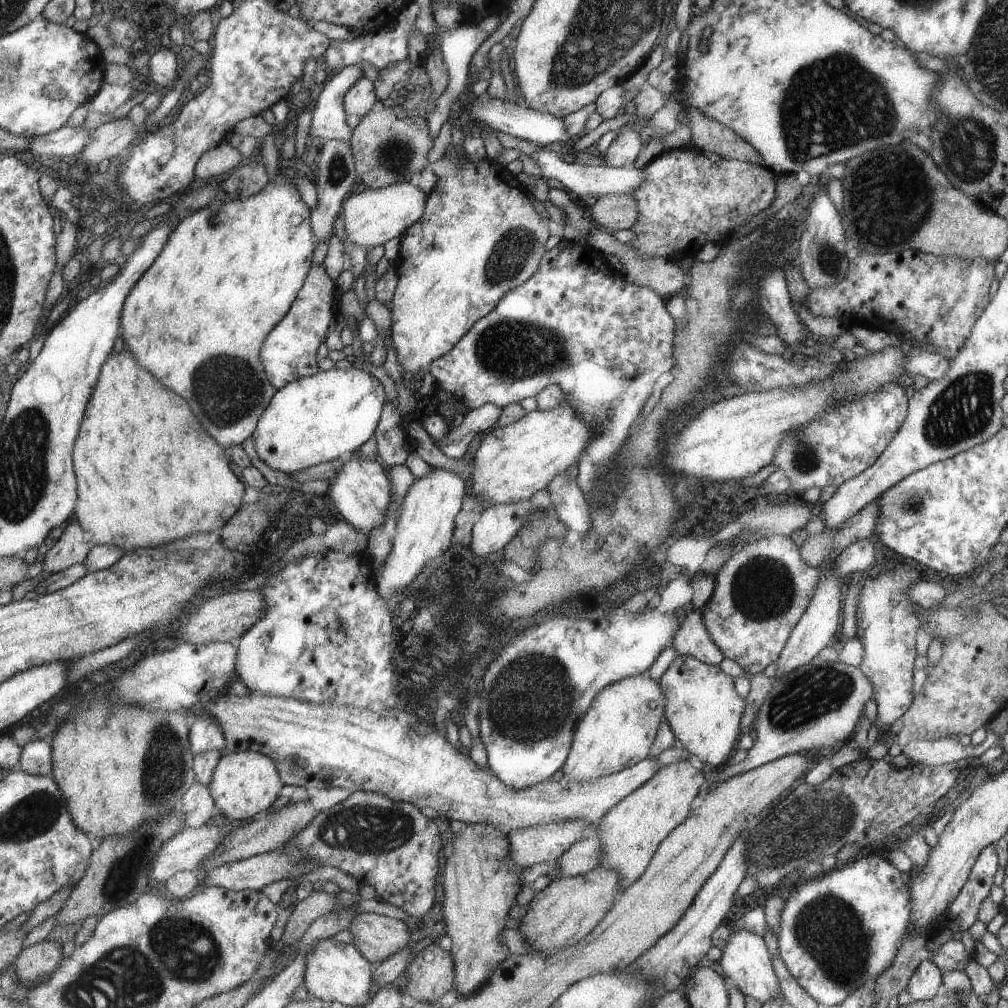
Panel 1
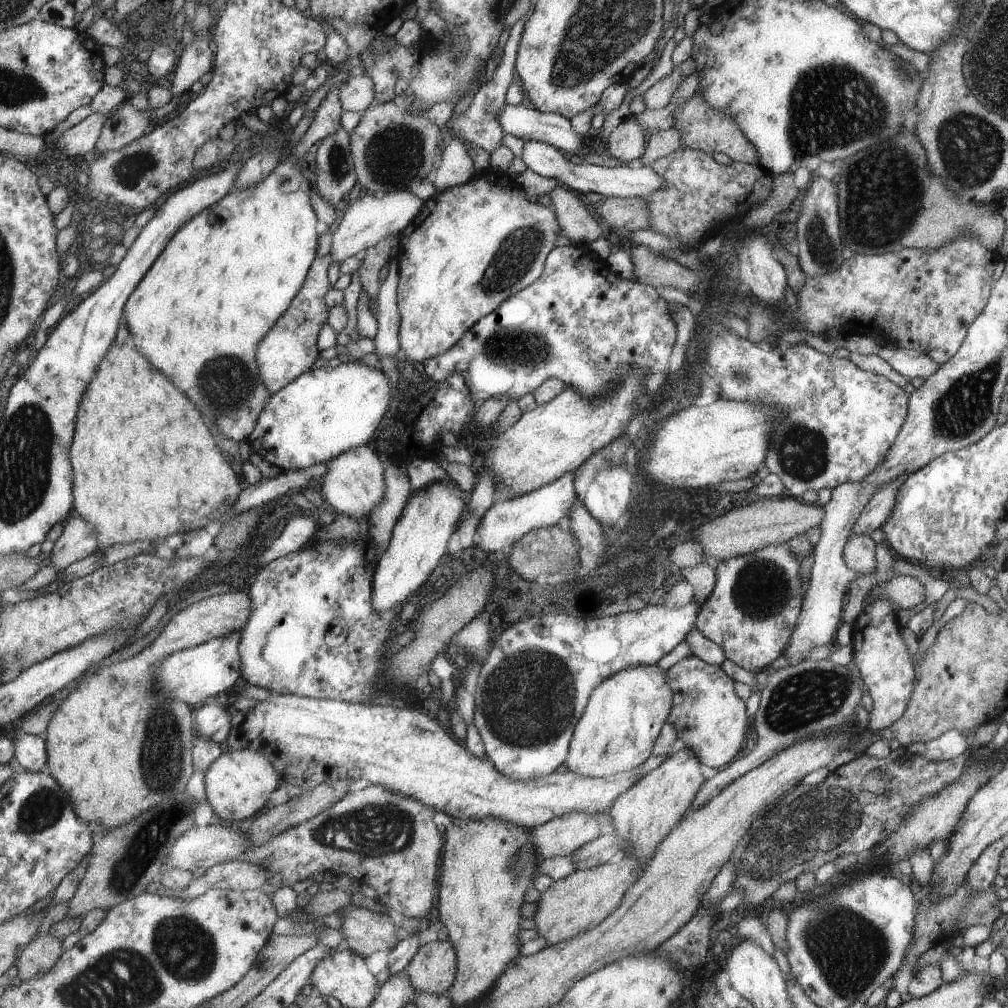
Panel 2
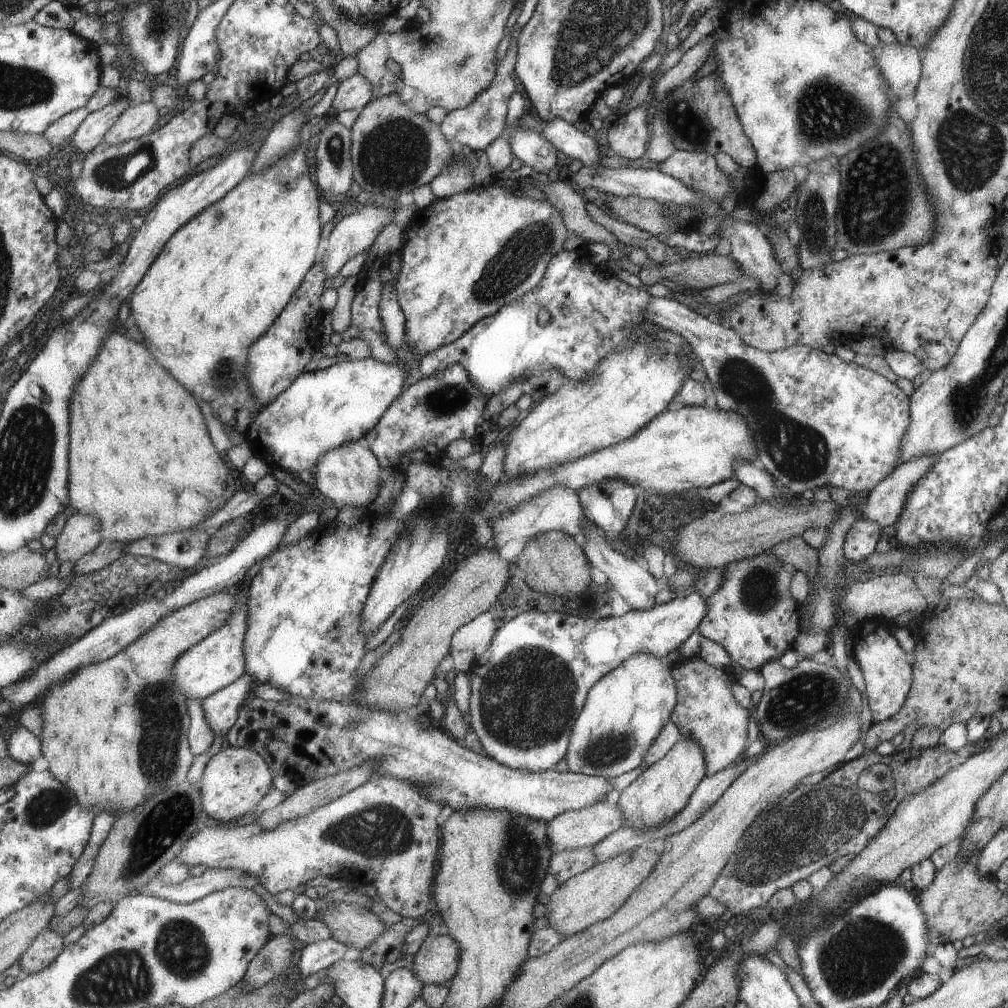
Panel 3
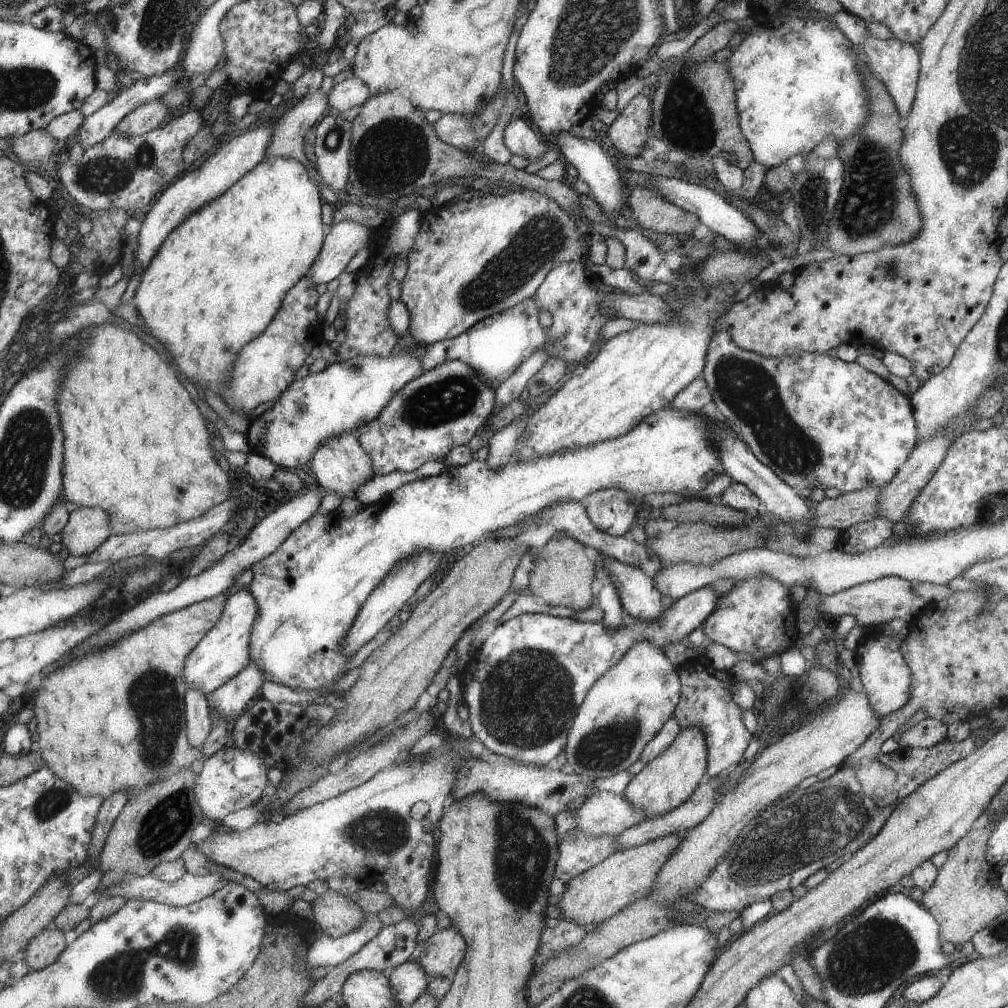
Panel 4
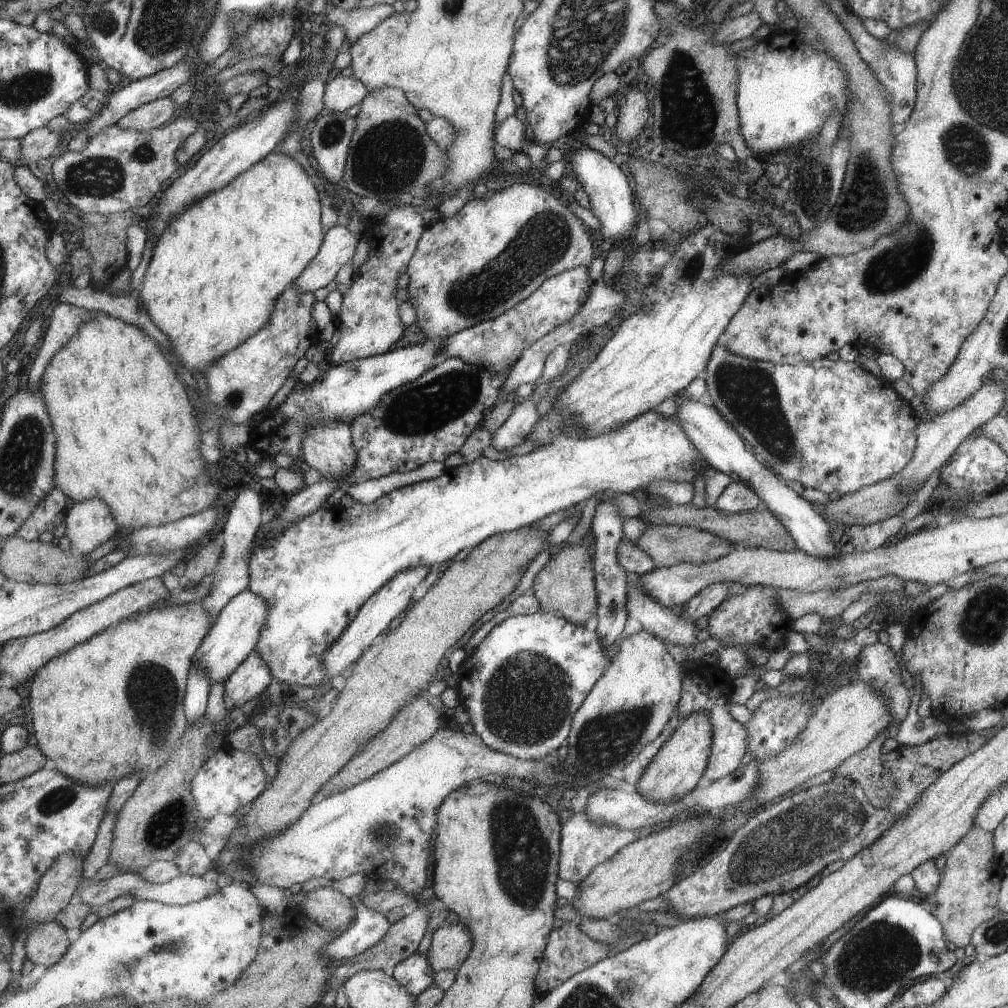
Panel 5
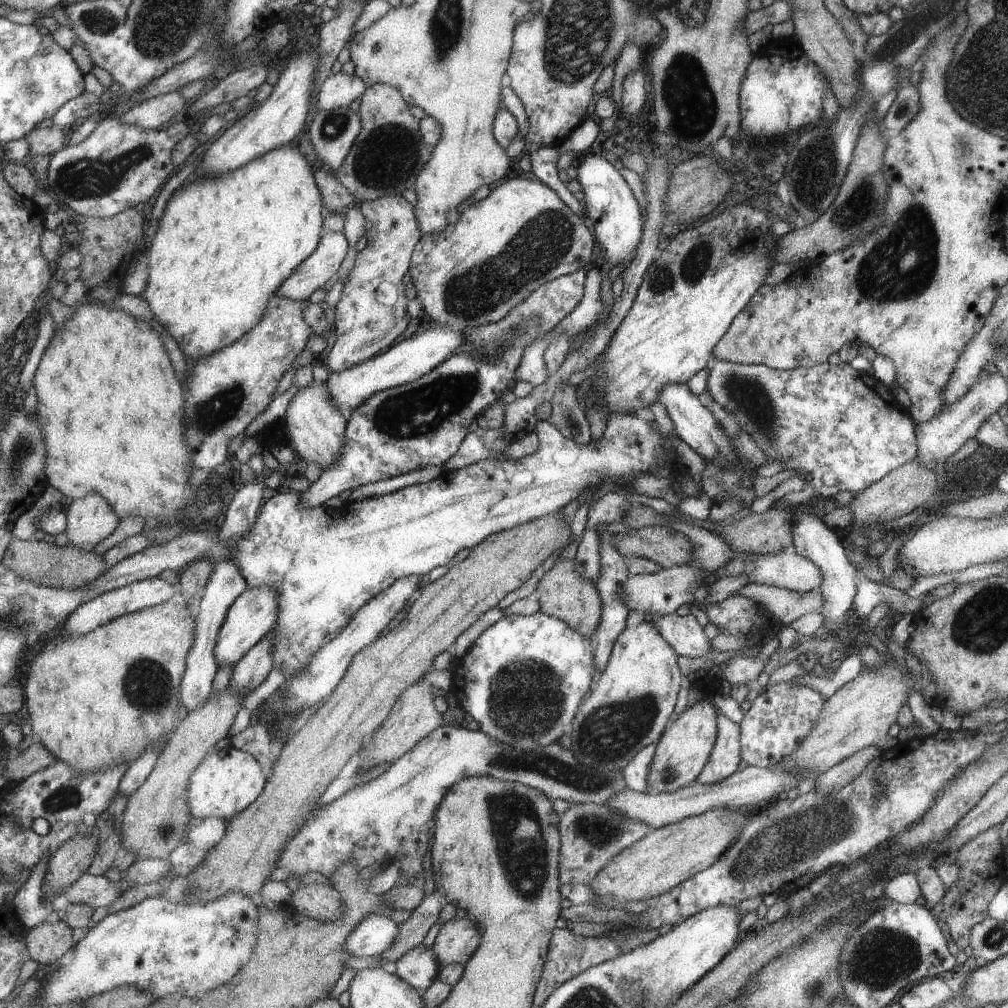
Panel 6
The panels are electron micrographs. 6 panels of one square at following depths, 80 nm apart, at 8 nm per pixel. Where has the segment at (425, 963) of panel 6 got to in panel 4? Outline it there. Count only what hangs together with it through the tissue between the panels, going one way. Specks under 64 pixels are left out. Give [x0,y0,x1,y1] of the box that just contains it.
[390,955,430,1006]

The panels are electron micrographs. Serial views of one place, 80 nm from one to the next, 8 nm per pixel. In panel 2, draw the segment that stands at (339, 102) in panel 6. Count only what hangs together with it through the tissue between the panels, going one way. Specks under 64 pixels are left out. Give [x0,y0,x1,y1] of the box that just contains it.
[340,73,376,113]

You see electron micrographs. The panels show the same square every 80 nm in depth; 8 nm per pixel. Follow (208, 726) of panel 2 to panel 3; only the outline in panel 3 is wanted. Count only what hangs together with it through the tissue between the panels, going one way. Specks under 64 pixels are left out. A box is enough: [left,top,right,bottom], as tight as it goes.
[202,672,256,737]

